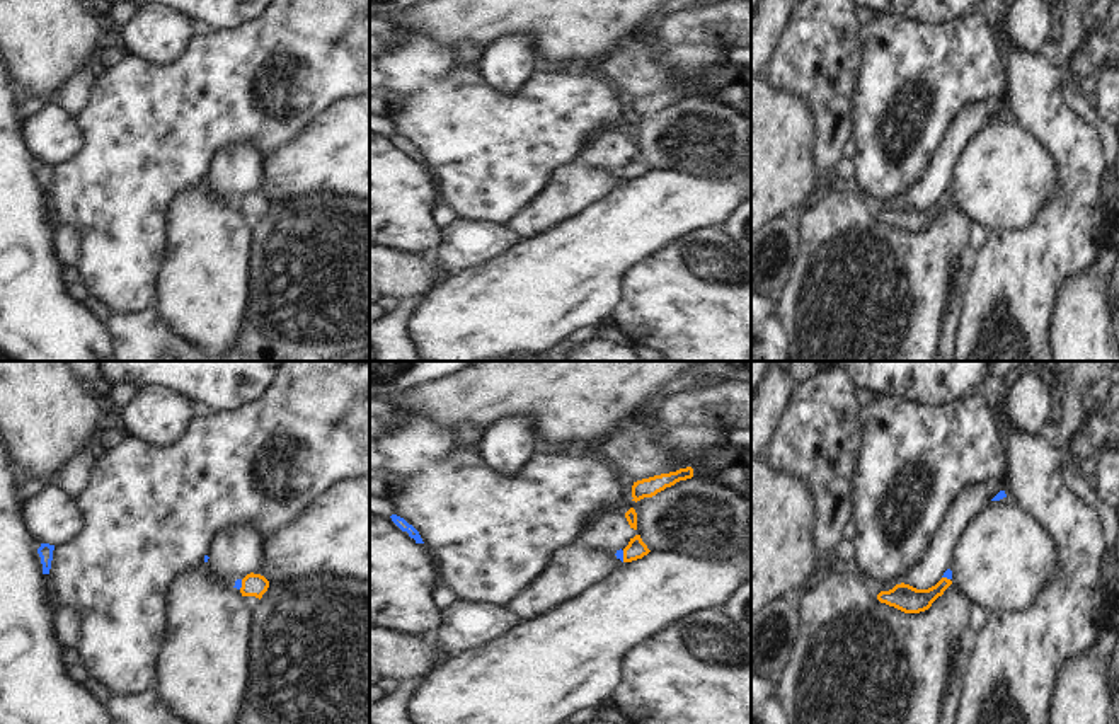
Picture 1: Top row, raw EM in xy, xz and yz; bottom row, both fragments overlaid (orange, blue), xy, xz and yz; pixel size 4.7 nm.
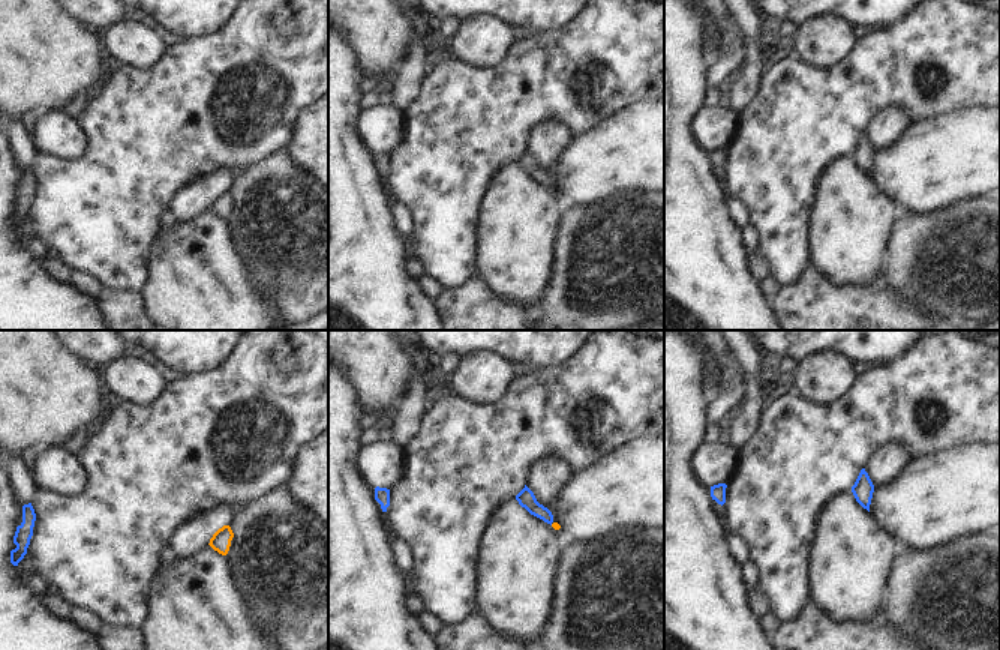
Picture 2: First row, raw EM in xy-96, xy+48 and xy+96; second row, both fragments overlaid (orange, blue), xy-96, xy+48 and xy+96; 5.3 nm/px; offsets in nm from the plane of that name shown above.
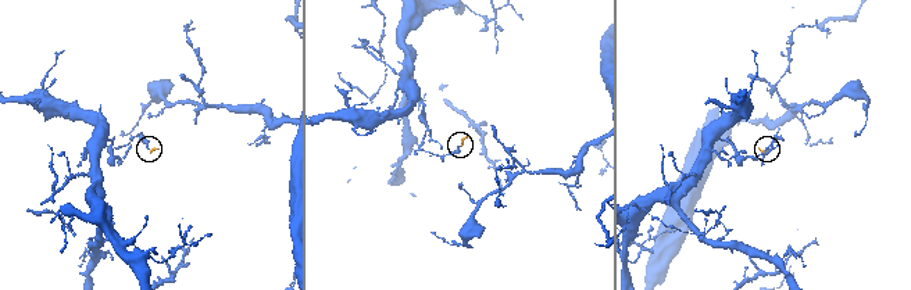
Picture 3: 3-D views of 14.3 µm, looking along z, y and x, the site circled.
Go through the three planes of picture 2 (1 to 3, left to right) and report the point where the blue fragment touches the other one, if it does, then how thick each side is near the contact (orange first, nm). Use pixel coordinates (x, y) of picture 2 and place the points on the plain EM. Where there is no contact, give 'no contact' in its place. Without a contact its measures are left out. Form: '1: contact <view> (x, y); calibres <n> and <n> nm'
1: no contact
2: no contact
3: no contact

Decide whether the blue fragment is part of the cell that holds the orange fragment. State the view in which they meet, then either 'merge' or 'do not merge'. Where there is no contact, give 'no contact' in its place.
xz | merge

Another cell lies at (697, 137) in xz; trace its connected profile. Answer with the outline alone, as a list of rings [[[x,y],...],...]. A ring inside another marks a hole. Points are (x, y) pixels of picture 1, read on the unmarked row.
[[[686,97],[635,123],[637,148],[649,169],[731,181],[751,170],[751,118]]]

